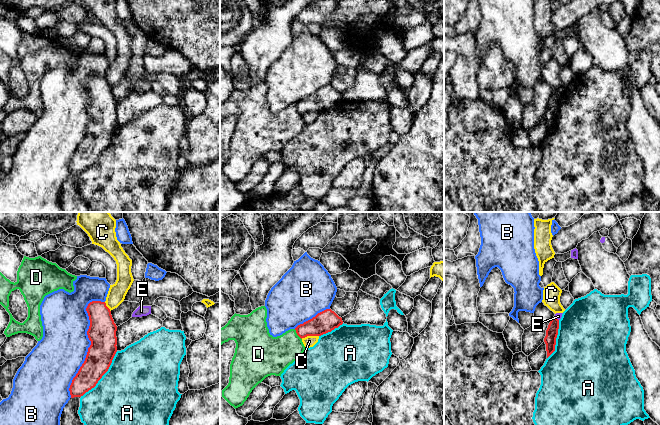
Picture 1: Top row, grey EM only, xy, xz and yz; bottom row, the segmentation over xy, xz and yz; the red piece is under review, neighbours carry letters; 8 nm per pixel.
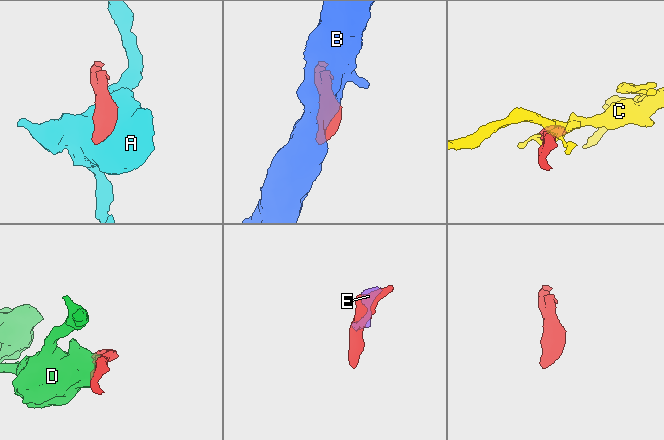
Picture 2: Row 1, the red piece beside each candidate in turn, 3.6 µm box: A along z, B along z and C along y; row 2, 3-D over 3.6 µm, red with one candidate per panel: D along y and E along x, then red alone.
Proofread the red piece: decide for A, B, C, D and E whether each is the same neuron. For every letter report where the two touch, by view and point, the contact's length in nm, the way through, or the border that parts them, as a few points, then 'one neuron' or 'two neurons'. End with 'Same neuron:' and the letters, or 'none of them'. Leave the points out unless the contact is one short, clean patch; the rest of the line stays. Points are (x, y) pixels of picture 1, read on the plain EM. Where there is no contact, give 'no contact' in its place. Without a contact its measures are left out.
A: xy (102, 151) | 480 nm | two neurons
B: xy (91, 119) | 800 nm | two neurons
C: xz (309, 111) | 150 nm | two neurons
D: xz (297, 110) | 110 nm | two neurons
E: yz (556, 94) | 50 nm | along yz (554, 92), (558, 96) | two neurons
Same neuron: none of them

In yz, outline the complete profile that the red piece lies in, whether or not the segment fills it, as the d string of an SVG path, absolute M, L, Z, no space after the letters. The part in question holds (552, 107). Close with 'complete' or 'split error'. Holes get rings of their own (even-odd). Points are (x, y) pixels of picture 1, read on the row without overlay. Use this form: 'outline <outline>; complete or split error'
outline M554 92L546 106L544 118L546 120L547 134L555 127L556 114L558 111L559 96Z; complete

